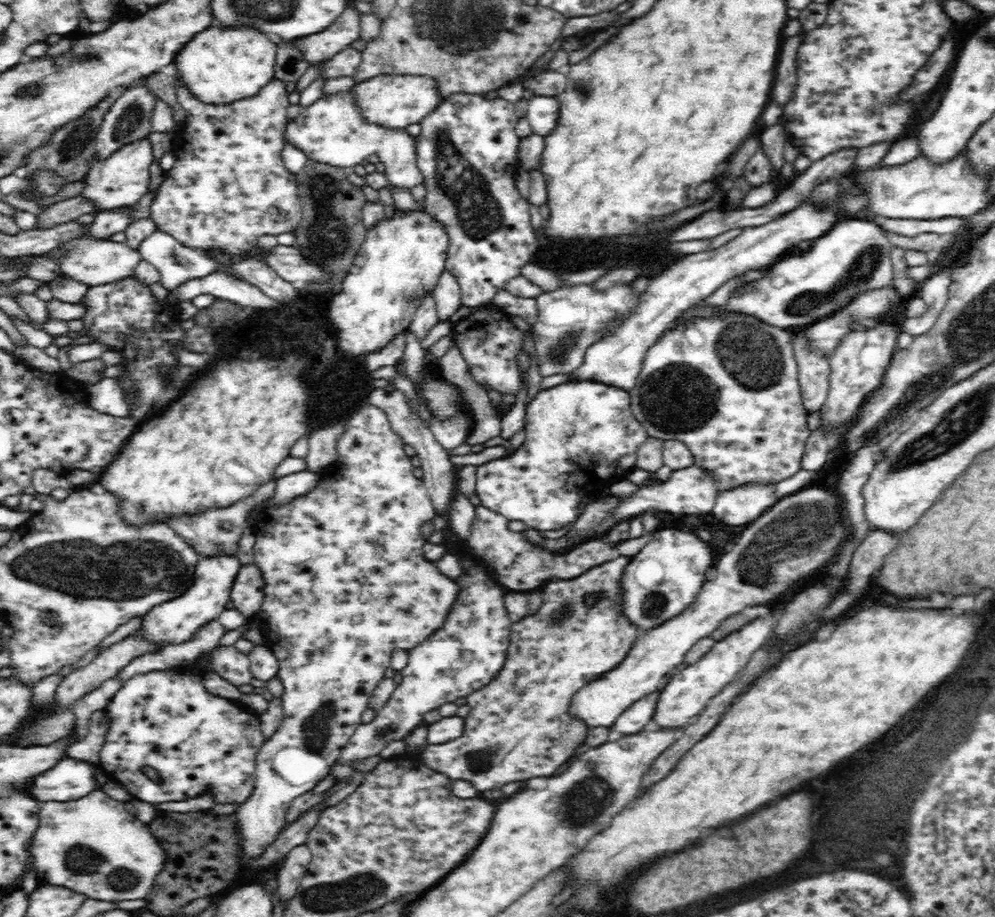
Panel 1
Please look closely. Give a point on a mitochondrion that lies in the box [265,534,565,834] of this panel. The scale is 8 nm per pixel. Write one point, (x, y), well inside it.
(319, 724)

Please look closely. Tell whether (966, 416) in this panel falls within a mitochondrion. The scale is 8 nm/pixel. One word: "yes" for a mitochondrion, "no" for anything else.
yes

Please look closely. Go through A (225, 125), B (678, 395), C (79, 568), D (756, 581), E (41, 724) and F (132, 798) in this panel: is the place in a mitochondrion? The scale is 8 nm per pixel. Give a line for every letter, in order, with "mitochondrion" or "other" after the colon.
A: other
B: mitochondrion
C: mitochondrion
D: mitochondrion
E: mitochondrion
F: other

